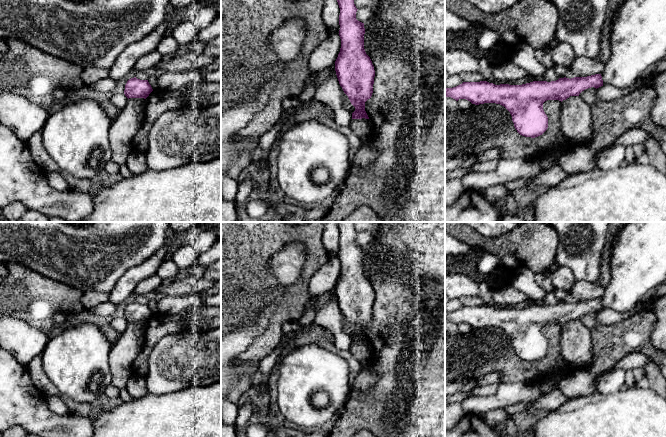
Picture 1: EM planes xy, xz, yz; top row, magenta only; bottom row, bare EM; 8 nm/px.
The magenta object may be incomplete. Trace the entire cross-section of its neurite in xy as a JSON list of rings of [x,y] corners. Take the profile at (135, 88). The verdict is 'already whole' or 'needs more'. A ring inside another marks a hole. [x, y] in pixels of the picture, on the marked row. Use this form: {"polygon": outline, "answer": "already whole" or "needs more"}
{"polygon": [[[136,77],[131,78],[125,85],[124,94],[129,98],[144,98],[146,99],[153,91],[148,80],[140,80]]], "answer": "already whole"}

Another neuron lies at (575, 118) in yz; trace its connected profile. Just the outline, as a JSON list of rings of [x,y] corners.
[[[570,96],[561,103],[561,131],[569,142],[566,151],[587,144],[593,136],[591,107],[580,96]]]

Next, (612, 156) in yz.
[[[609,145],[597,151],[595,155],[596,168],[610,170],[622,166],[625,160],[626,146]]]

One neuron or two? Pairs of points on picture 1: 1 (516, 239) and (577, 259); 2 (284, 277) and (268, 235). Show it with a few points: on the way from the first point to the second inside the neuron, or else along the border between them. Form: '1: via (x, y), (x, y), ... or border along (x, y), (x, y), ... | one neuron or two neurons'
1: border along (557, 232), (558, 248), (553, 265) | two neurons
2: border along (296, 242), (290, 242), (279, 249), (267, 266) | two neurons

